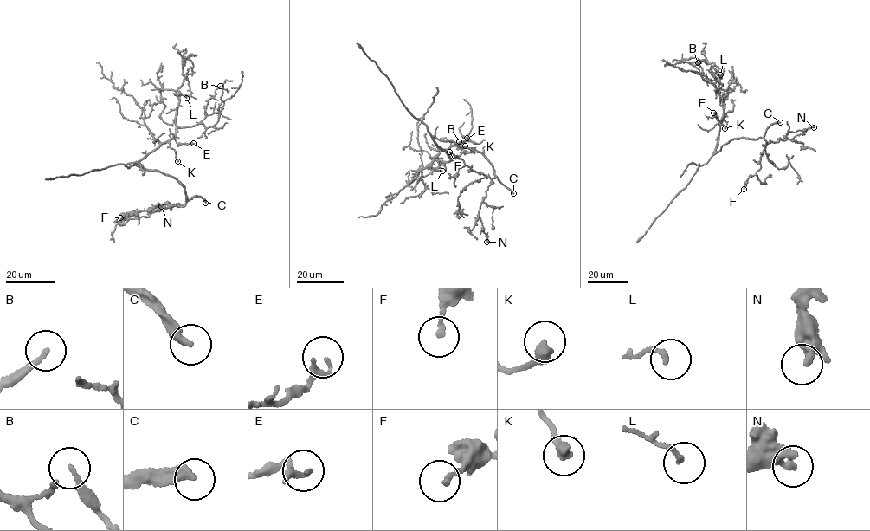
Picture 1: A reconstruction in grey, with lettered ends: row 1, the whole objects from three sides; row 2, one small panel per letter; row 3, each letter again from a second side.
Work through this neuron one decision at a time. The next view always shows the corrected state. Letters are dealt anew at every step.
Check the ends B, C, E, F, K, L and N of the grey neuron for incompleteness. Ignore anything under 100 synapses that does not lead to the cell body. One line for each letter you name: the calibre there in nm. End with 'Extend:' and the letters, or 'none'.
C: calibre 360 nm
Extend: C

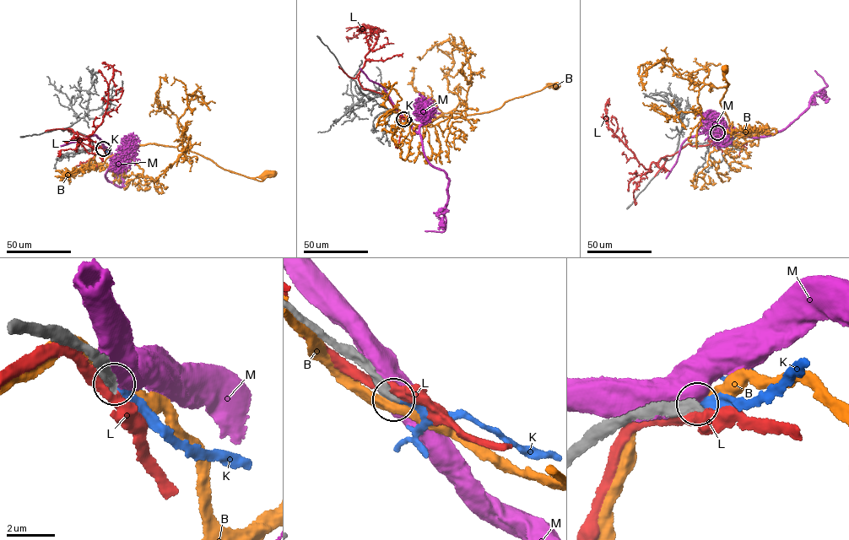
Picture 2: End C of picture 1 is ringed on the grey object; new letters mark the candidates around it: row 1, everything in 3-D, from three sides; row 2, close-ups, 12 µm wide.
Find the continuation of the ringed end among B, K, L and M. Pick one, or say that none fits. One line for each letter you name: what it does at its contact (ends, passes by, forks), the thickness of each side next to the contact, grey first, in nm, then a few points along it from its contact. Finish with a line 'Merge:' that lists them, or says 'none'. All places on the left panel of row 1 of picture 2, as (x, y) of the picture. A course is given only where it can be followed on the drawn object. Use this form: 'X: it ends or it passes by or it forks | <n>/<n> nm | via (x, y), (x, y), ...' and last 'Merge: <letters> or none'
K: it ends | 380/320 nm
Merge: K

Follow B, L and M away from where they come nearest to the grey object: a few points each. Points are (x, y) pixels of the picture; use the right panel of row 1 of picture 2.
B: (717, 132), (726, 133), (730, 126), (721, 104), (727, 90), (723, 87), (729, 83), (726, 87), (725, 68)
L: (716, 132), (708, 144), (688, 144), (645, 169), (608, 127), (605, 110), (609, 99)
M: (716, 132), (727, 127), (755, 137), (784, 128), (808, 107), (810, 98), (827, 86), (814, 70)

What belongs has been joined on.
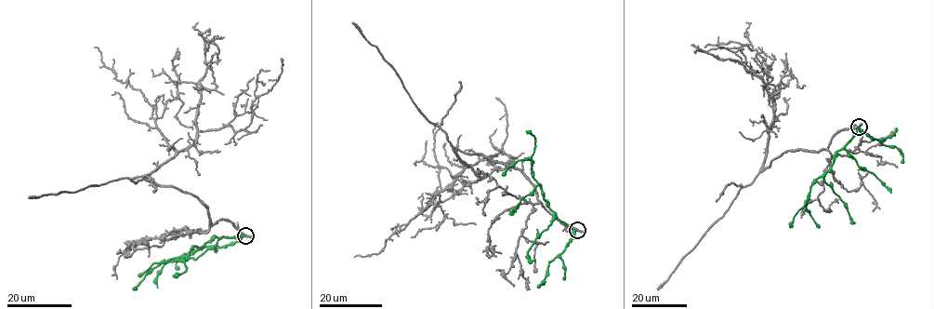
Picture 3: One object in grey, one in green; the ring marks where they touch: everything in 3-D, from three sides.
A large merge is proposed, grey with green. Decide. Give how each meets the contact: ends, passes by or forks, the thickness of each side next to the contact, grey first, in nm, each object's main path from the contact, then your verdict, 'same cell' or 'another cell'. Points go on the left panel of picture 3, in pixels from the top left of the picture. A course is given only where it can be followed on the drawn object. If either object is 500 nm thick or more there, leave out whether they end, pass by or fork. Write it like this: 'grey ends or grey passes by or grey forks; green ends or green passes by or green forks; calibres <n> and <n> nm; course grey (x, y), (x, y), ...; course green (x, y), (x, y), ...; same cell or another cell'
grey passes by; green ends; calibres 260 and 320 nm; course grey (245, 235), (227, 221), (210, 224), (193, 194), (146, 178), (197, 132), (250, 124), (281, 58); course green (245, 235), (216, 236), (203, 246), (193, 247), (185, 260), (153, 263), (138, 275); another cell

